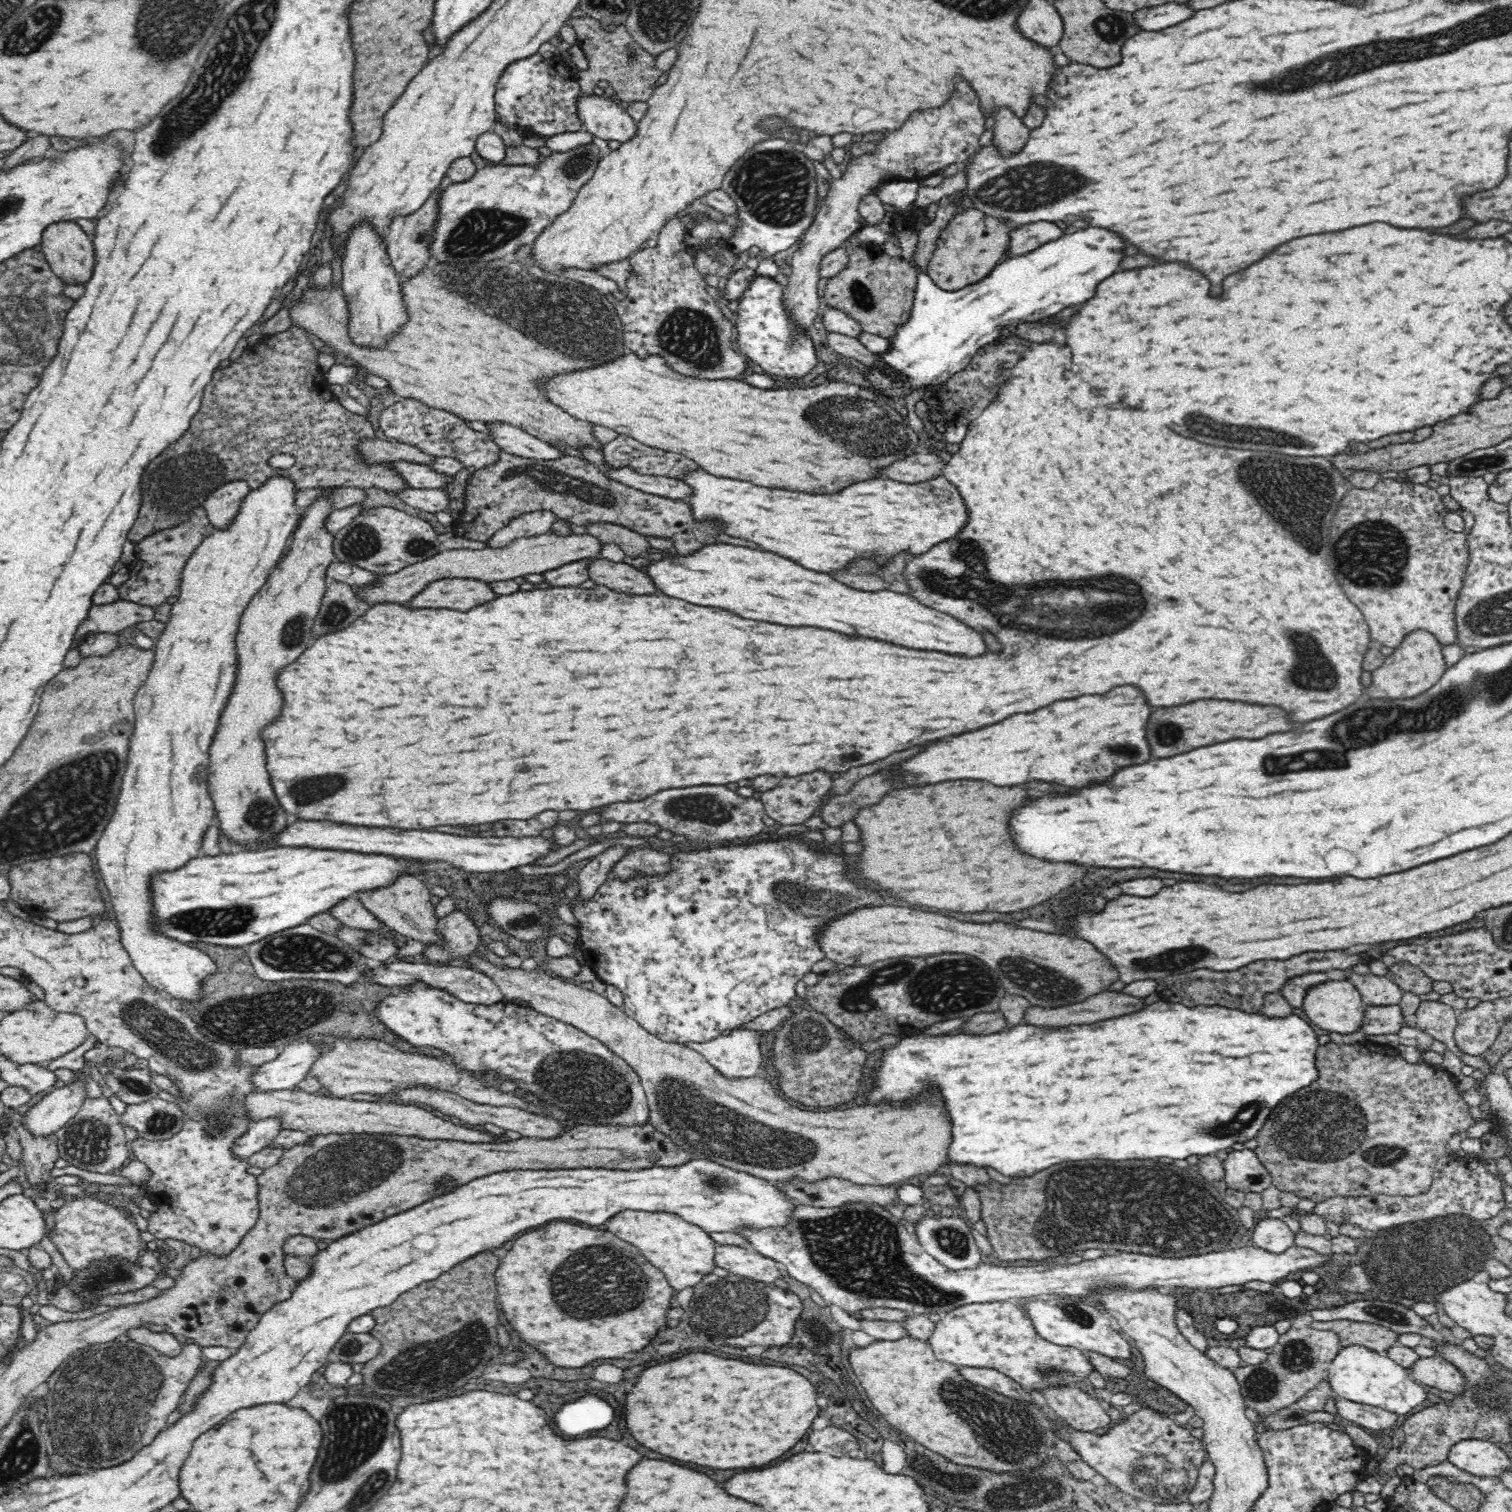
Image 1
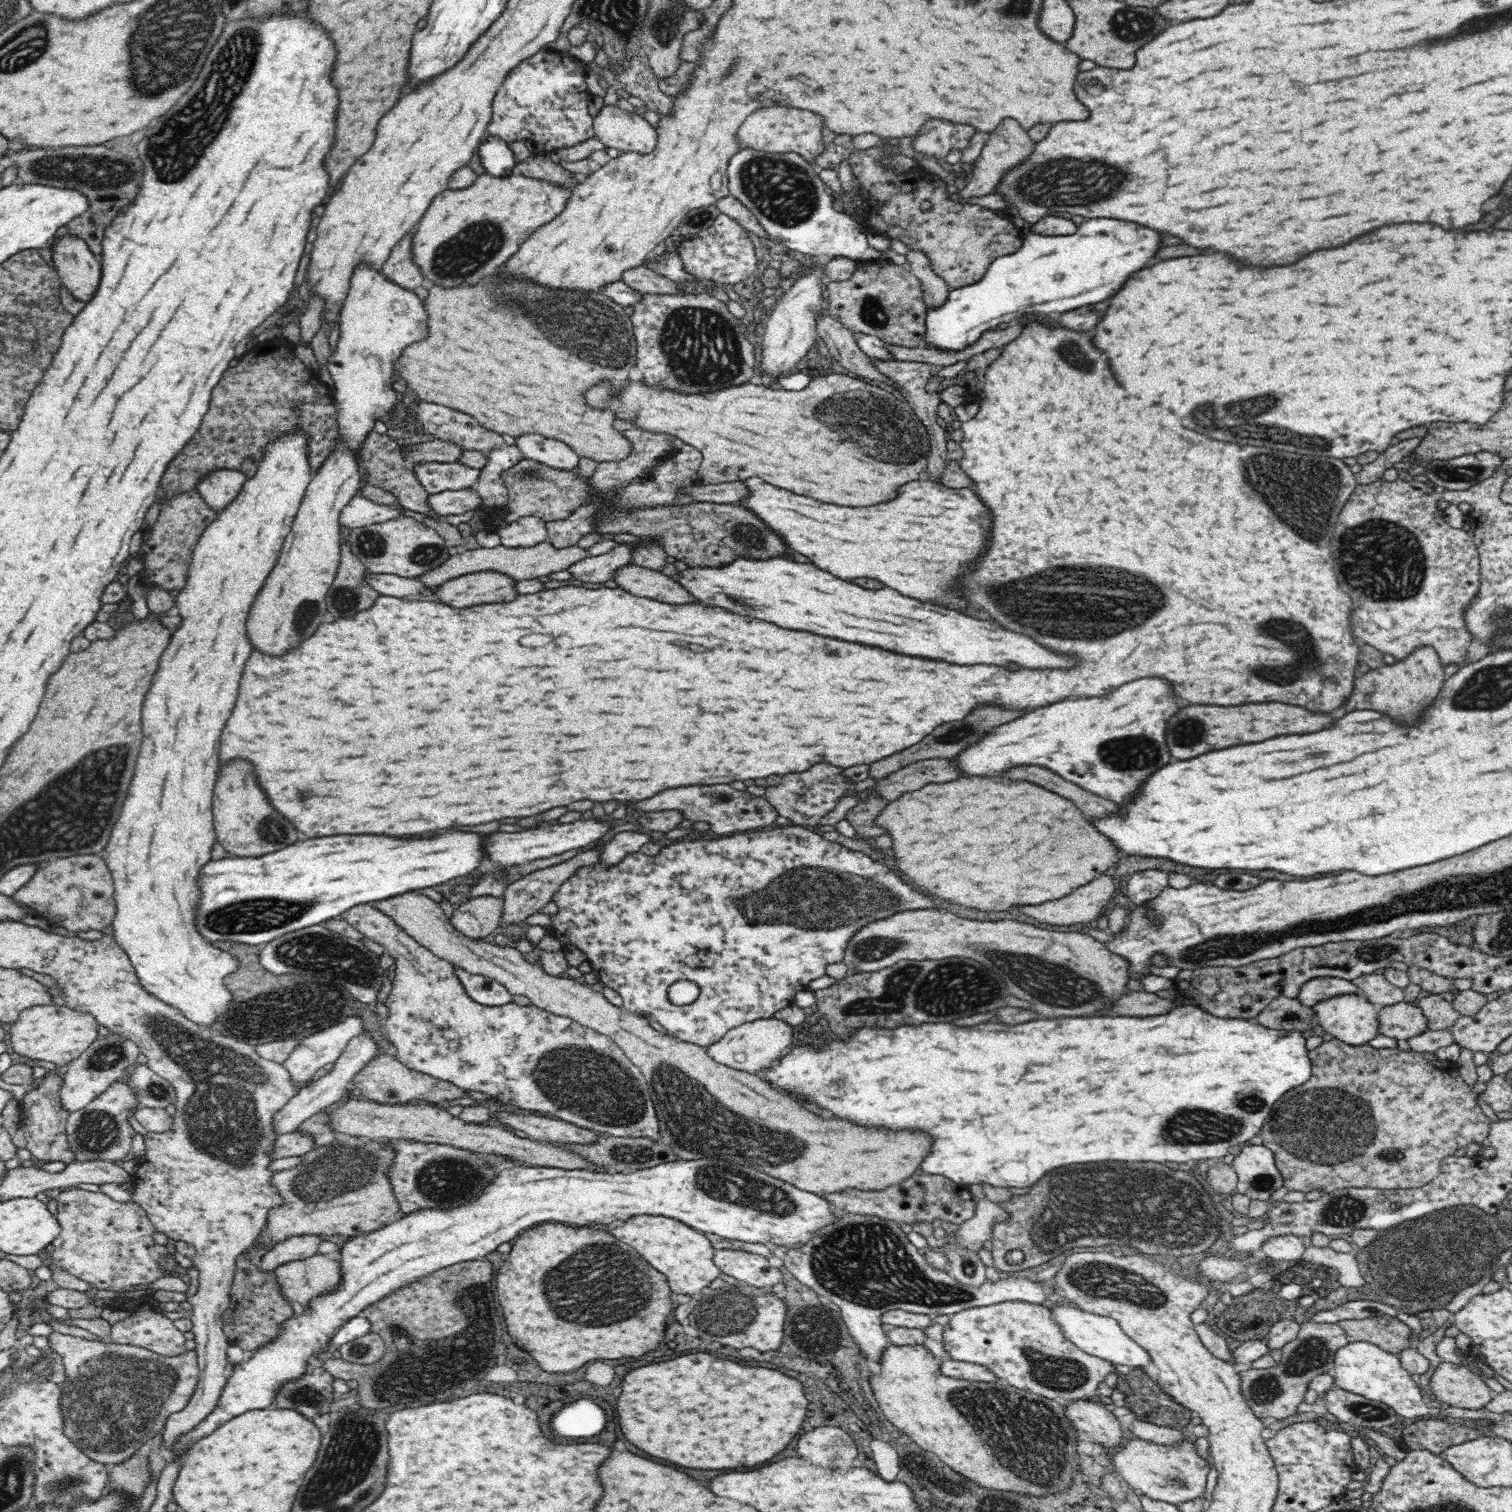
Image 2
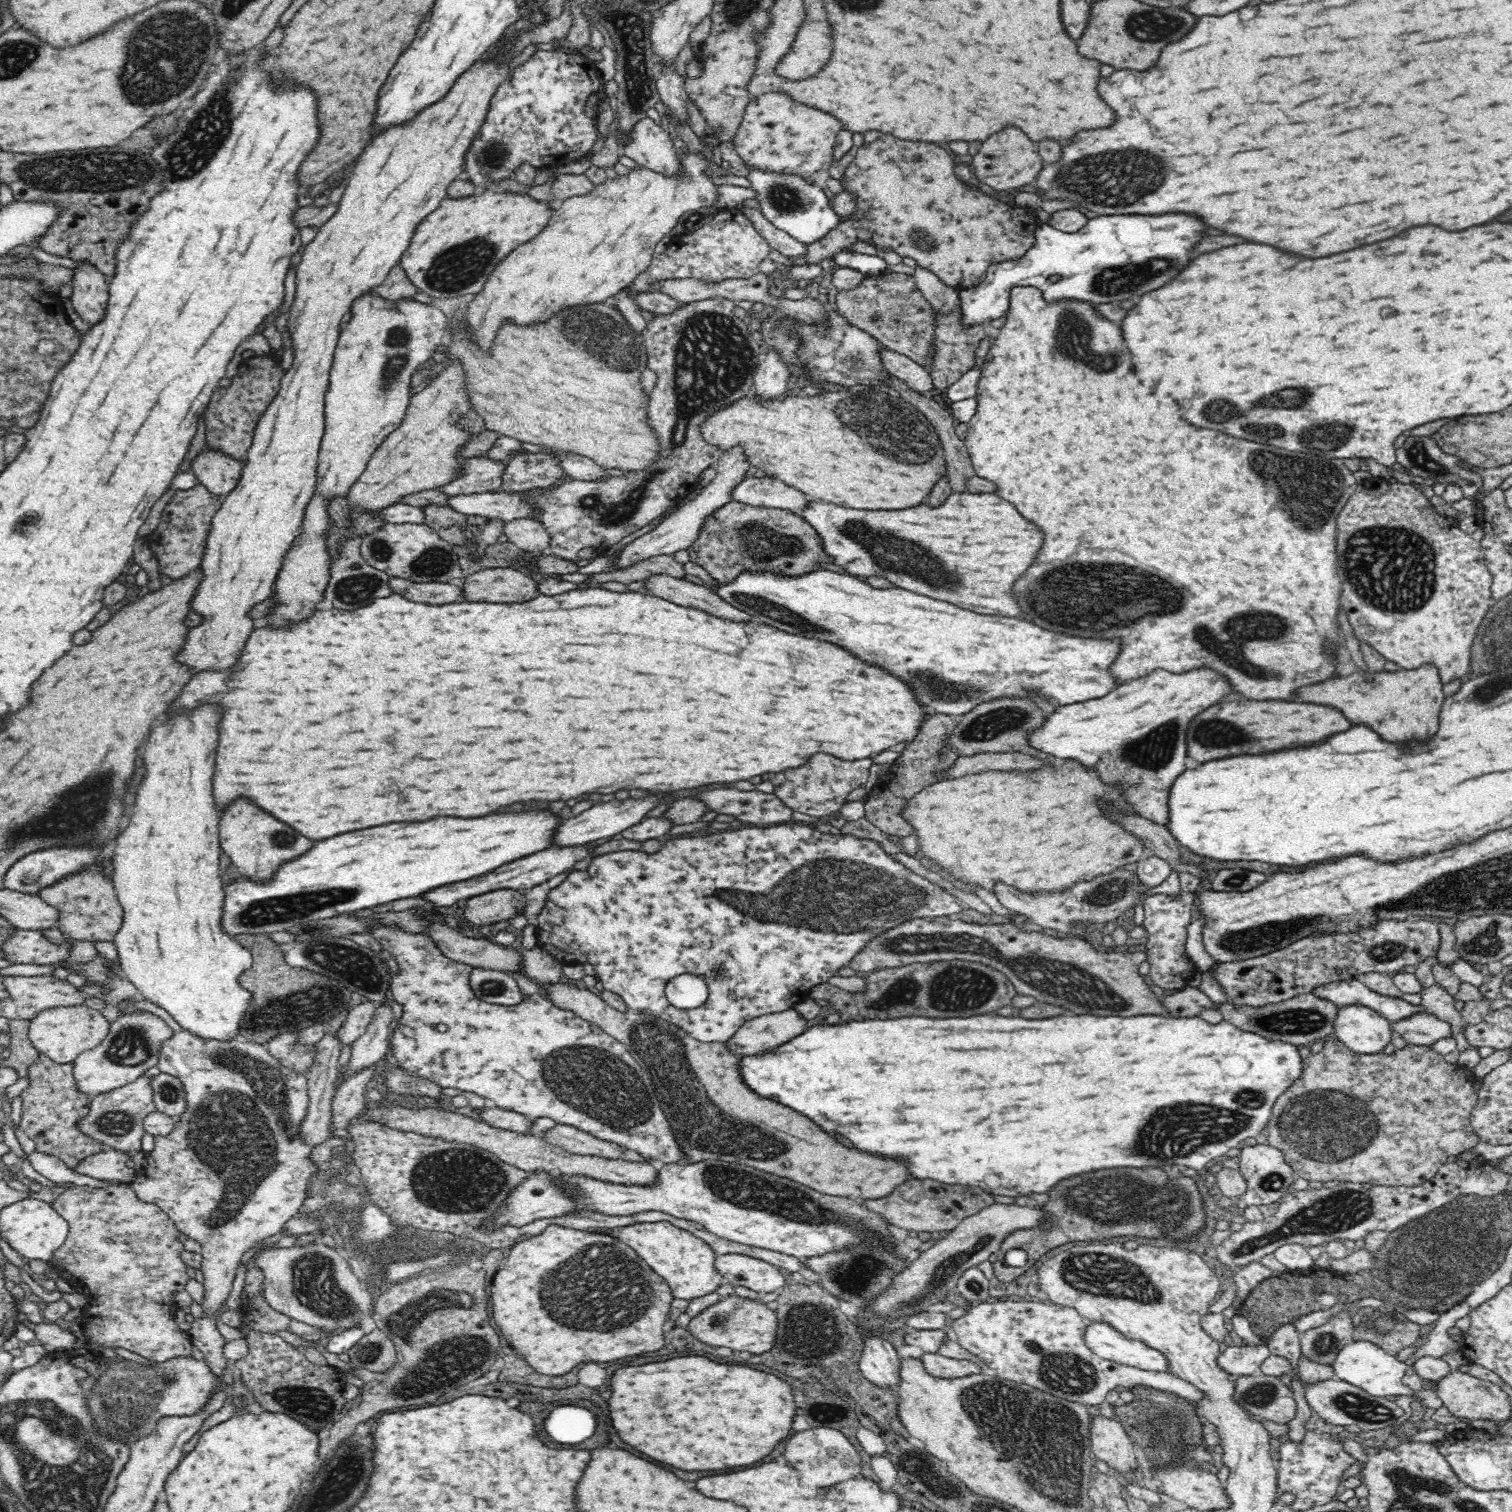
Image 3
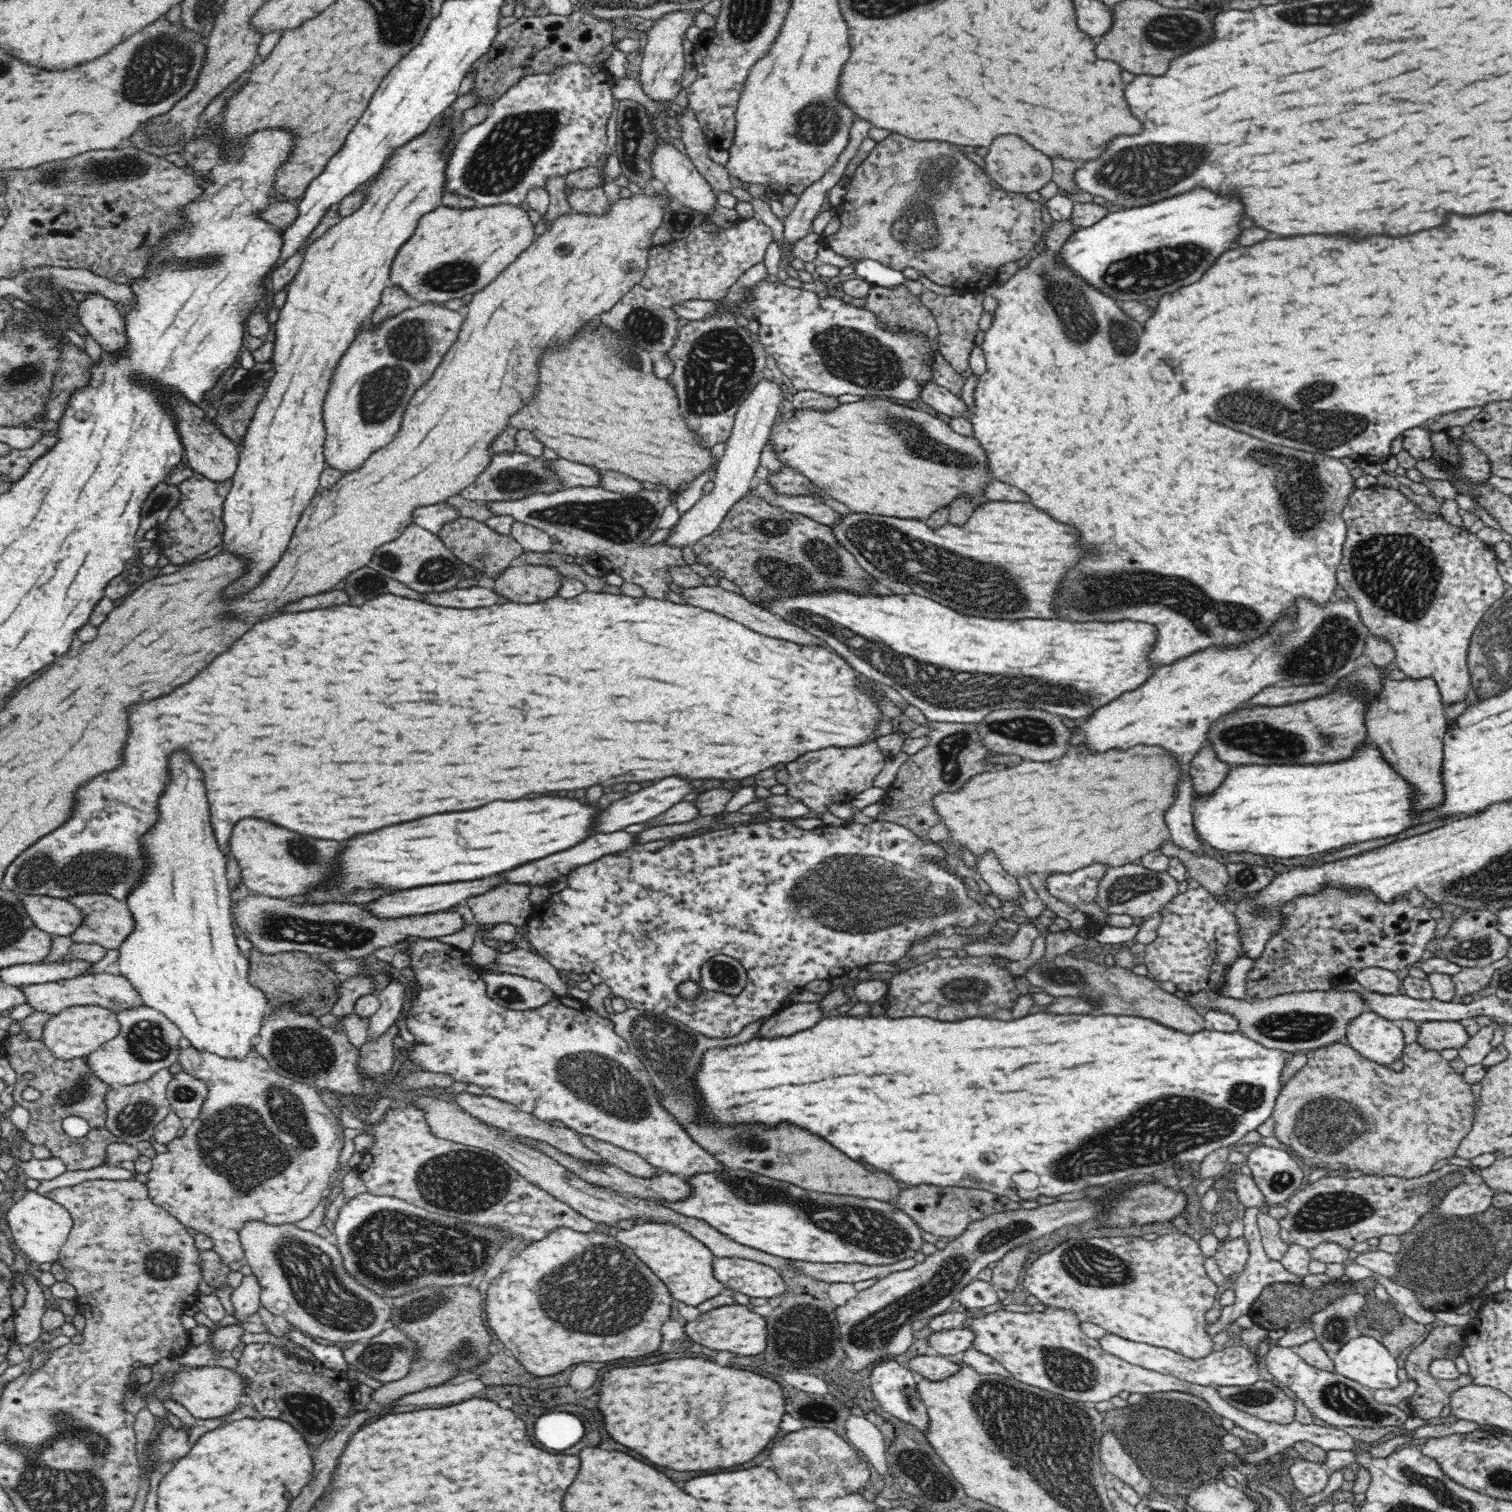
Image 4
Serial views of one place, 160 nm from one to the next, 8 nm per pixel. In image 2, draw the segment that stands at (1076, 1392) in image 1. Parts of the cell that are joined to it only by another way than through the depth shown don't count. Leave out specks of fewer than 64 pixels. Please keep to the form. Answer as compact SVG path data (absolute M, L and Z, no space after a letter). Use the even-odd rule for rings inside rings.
M1068 1400L1065 1416L1076 1431L1078 1439L1098 1442L1106 1448L1114 1448L1122 1440L1120 1424L1112 1411L1108 1411L1104 1402L1084 1400Z

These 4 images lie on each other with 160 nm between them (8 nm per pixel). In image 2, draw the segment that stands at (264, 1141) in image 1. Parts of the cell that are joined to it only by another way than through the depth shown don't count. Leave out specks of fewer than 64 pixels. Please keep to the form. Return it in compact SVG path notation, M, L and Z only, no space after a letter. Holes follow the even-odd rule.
M364 1033L355 1036L346 1044L344 1052L340 1054L340 1058L333 1062L333 1068L324 1076L316 1081L311 1081L308 1084L303 1084L296 1096L293 1096L288 1103L284 1104L272 1118L272 1131L274 1131L274 1138L281 1134L291 1133L296 1131L296 1128L305 1120L308 1120L312 1115L315 1115L318 1110L326 1108L332 1104L348 1097L348 1090L346 1086L350 1084L350 1078L356 1074L360 1068L366 1066L366 1060L372 1061L376 1054L380 1053L380 1047L376 1041Z

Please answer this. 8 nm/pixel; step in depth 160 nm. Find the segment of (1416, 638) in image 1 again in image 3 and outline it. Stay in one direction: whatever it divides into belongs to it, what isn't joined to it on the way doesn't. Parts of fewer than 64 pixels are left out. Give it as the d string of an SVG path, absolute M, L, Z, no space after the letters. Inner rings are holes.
M1432 663L1397 671L1356 671L1346 678L1334 678L1298 690L1296 702L1314 702L1334 706L1344 712L1352 724L1368 724L1384 740L1410 742L1434 736L1438 730L1438 712L1444 702L1439 670Z

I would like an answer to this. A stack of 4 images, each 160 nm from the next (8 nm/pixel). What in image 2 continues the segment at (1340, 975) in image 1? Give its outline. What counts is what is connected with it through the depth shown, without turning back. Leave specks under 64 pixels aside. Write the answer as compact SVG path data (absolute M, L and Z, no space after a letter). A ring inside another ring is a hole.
M1316 976L1302 984L1296 1000L1308 1008L1331 996L1352 994L1352 992L1361 994L1361 990L1352 981L1332 976Z

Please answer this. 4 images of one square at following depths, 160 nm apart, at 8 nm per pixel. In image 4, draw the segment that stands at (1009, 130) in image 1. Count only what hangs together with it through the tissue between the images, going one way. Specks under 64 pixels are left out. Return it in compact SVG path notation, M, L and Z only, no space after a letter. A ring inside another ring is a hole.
M1014 134L994 138L983 159L985 162L984 170L989 178L1012 194L1022 193L1026 195L1029 192L1036 192L1040 188L1044 188L1053 176L1050 157L1037 148L1030 146L1028 142L1024 142L1022 138L1014 136Z

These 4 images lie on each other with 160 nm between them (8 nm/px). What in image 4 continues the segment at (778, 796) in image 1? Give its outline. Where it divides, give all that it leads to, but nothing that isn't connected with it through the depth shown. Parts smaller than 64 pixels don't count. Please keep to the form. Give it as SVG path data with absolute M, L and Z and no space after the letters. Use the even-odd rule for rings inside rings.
M874 740L859 747L828 747L820 752L804 754L785 766L789 774L789 780L784 784L786 794L802 802L808 810L823 814L833 802L850 803L857 794L870 788L872 780L884 768L886 760L888 757L880 753Z

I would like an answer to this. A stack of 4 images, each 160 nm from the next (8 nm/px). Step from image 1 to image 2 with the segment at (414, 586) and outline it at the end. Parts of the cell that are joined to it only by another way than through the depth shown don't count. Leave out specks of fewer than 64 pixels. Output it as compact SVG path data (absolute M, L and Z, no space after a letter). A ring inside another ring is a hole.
M548 540L530 547L516 546L516 548L508 548L502 545L493 548L480 547L477 549L468 549L463 553L450 556L446 562L438 564L438 568L432 568L428 572L422 572L420 576L416 576L416 579L422 583L424 589L432 589L434 586L438 587L442 582L458 578L458 576L484 571L500 572L515 581L530 580L538 578L538 576L552 574L552 572L567 570L568 566L572 566L578 560L584 560L588 556L590 554L586 551L586 548L582 548L577 544L574 544L574 546L566 546L566 548L556 548Z

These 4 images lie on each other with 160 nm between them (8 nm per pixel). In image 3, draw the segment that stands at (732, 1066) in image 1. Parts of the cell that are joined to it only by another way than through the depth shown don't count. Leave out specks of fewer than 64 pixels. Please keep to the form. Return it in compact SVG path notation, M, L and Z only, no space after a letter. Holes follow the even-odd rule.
M794 1009L747 1020L724 1044L736 1056L758 1056L790 1042L806 1030L806 1020Z

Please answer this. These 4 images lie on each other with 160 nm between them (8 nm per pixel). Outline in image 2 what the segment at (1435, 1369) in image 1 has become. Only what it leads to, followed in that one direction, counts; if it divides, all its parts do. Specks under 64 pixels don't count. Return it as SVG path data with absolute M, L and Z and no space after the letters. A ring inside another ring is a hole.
M1442 1362L1436 1367L1429 1386L1431 1397L1449 1404L1450 1411L1455 1413L1482 1409L1494 1398L1491 1389L1476 1374L1466 1366L1450 1362Z

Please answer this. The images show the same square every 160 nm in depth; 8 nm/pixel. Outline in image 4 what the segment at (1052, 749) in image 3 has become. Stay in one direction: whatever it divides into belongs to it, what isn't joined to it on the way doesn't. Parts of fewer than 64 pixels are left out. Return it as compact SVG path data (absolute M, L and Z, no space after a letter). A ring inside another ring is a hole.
M1352 599L1340 601L1330 600L1322 608L1308 600L1298 600L1298 616L1296 622L1280 620L1270 634L1252 640L1246 646L1238 648L1208 648L1202 652L1196 652L1194 656L1188 656L1186 660L1178 660L1170 666L1158 667L1152 672L1152 676L1146 678L1144 684L1136 688L1134 692L1124 692L1124 696L1118 696L1118 700L1112 700L1106 704L1106 708L1098 708L1090 712L1090 716L1084 718L1084 722L1070 729L1068 736L1068 748L1084 747L1090 748L1092 754L1106 752L1112 748L1128 750L1136 744L1146 746L1158 746L1172 752L1176 762L1180 762L1182 768L1182 782L1178 784L1178 792L1174 798L1174 804L1166 810L1166 824L1170 828L1170 839L1176 846L1189 850L1194 854L1204 854L1204 844L1198 840L1198 834L1192 826L1192 798L1194 788L1188 776L1188 762L1196 756L1199 749L1204 746L1206 732L1210 724L1220 716L1234 711L1234 708L1246 704L1254 695L1257 695L1266 686L1302 686L1302 684L1335 684L1343 679L1356 668L1356 659L1364 654L1366 639L1370 633L1366 625L1358 618L1358 609Z

